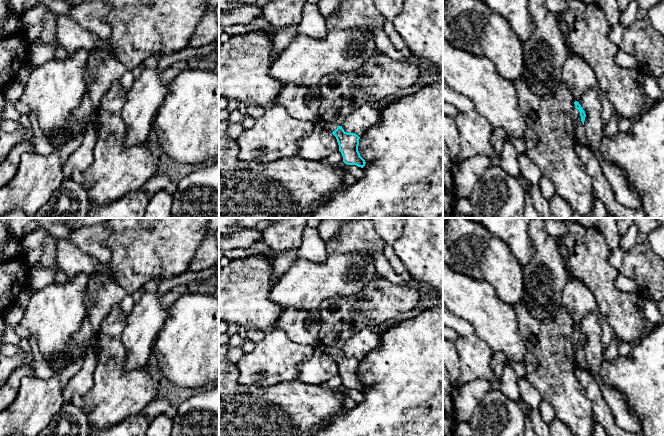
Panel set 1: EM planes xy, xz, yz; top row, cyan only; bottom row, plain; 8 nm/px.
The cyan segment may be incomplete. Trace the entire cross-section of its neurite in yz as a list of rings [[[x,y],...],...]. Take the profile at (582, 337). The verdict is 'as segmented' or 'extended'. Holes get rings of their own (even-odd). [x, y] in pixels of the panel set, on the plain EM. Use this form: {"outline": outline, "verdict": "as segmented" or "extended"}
{"outline": [[[574,326],[575,330],[572,337],[572,343],[575,350],[575,366],[581,367],[584,370],[589,371],[587,360],[584,355],[584,345],[585,345],[585,335],[579,328],[579,326]]], "verdict": "extended"}

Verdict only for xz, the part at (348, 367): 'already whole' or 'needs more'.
needs more

